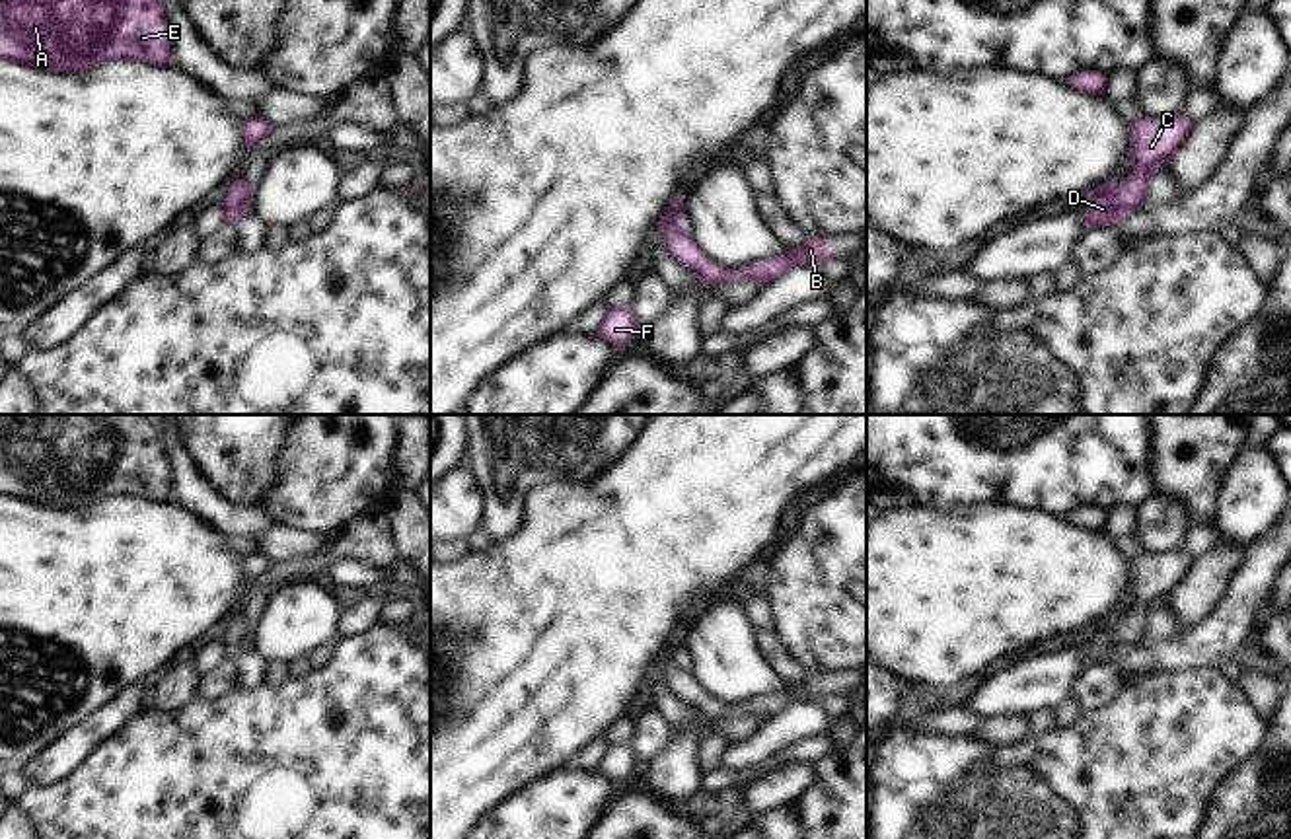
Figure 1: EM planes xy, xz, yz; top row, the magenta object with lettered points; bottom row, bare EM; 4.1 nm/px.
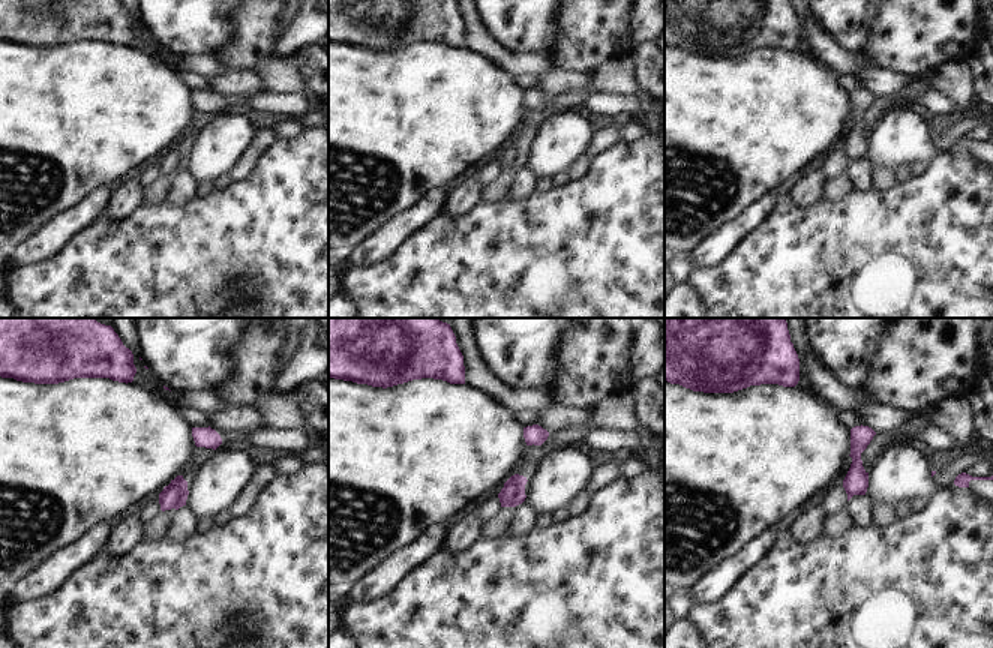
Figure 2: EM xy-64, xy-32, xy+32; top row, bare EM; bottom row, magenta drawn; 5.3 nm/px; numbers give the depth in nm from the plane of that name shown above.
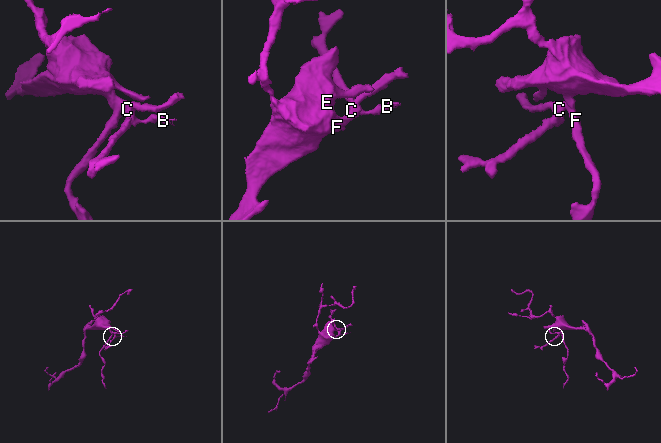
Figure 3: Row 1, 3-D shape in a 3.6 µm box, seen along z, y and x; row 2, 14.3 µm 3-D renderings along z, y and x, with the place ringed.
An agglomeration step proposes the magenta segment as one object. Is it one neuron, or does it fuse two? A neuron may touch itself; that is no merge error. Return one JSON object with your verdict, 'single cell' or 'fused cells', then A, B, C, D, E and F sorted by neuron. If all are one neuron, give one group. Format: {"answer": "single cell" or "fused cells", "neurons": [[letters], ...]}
{"answer": "single cell", "neurons": [["A", "B", "C", "D", "E", "F"]]}

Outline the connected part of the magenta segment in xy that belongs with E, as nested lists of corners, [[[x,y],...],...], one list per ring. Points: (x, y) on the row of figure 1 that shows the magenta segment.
[[[0,0],[0,60],[80,74],[111,60],[169,68],[160,0]]]

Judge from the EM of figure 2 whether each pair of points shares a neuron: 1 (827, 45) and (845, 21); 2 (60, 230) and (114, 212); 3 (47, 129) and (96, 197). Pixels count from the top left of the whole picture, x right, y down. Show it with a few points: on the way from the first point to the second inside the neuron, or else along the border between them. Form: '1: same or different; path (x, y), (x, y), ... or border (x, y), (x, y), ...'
1: different; border (812, 15), (839, 45), (846, 50), (860, 51)
2: different; border (111, 192), (101, 215)
3: different; border (107, 185), (93, 188), (63, 212)

